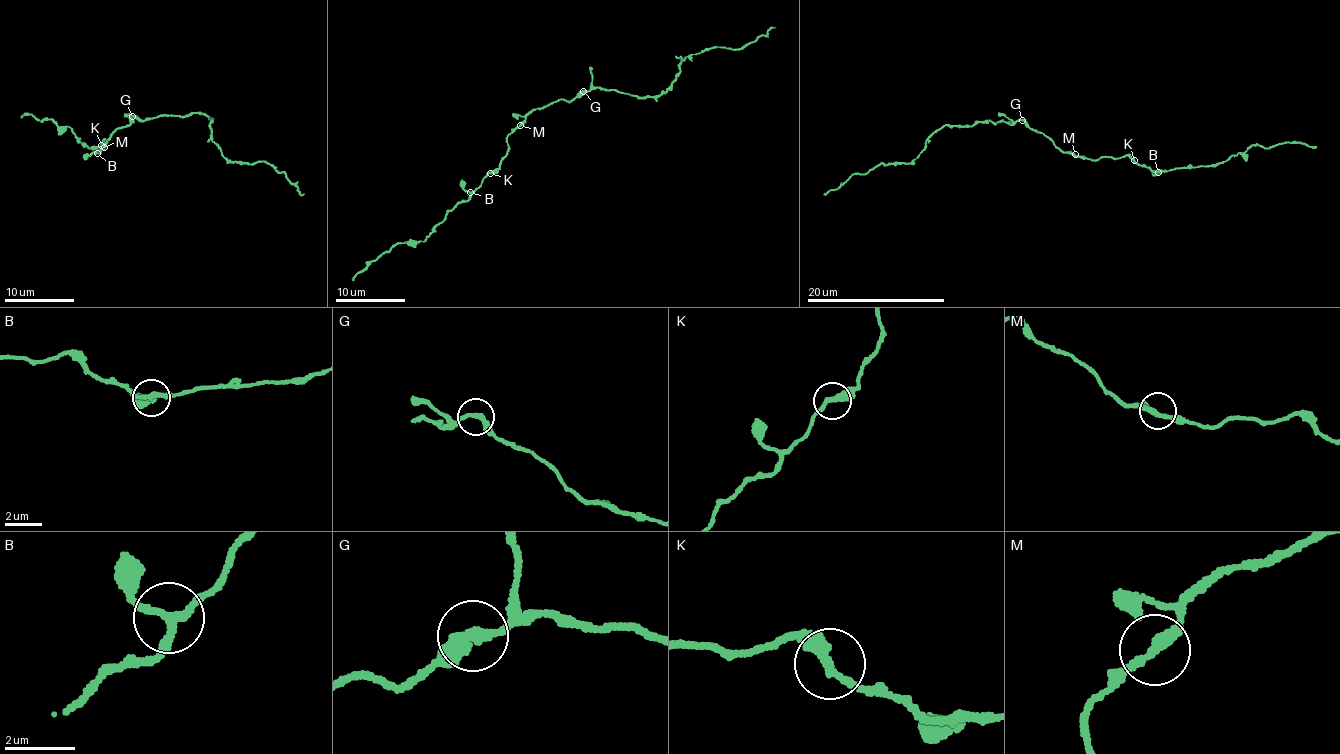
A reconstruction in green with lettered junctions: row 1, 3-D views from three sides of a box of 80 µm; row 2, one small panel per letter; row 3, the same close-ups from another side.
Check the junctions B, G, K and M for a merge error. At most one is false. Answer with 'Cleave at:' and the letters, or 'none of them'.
Cleave at: none of them

